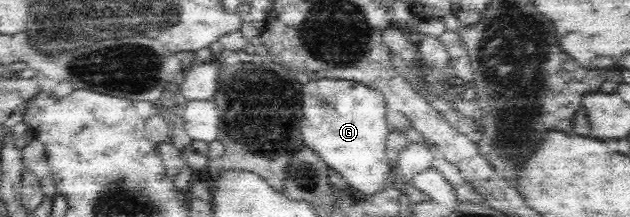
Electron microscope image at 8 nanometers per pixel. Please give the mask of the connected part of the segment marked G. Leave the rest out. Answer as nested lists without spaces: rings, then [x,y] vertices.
[[[320,79],[305,84],[302,93],[301,135],[304,145],[319,155],[331,169],[335,169],[349,187],[369,195],[379,191],[389,175],[385,145],[386,137],[391,132],[382,91],[352,80]]]

